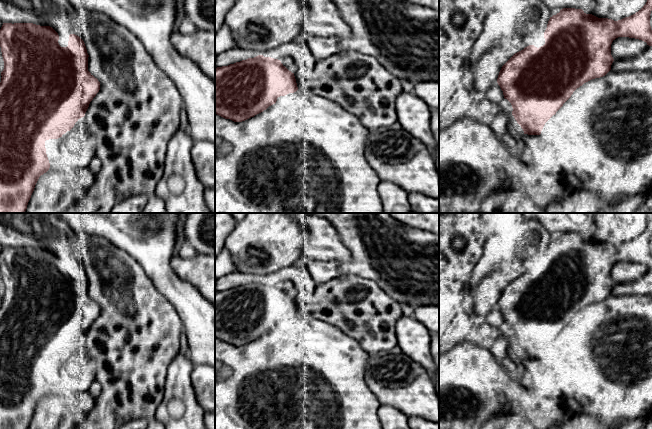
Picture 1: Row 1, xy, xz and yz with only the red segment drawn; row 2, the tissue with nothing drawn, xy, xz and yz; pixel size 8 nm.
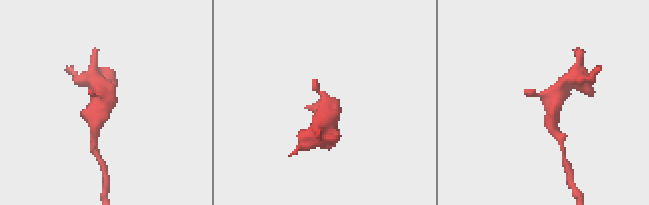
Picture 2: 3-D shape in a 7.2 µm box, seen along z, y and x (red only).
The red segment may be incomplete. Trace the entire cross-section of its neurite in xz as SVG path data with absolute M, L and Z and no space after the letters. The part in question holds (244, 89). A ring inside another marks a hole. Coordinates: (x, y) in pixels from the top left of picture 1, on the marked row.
M258 55L215 68L215 114L234 122L242 122L275 104L278 97L297 90L294 73L280 60Z

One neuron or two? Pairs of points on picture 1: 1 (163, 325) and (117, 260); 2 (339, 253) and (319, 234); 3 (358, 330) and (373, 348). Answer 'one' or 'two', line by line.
1: one
2: one
3: one

